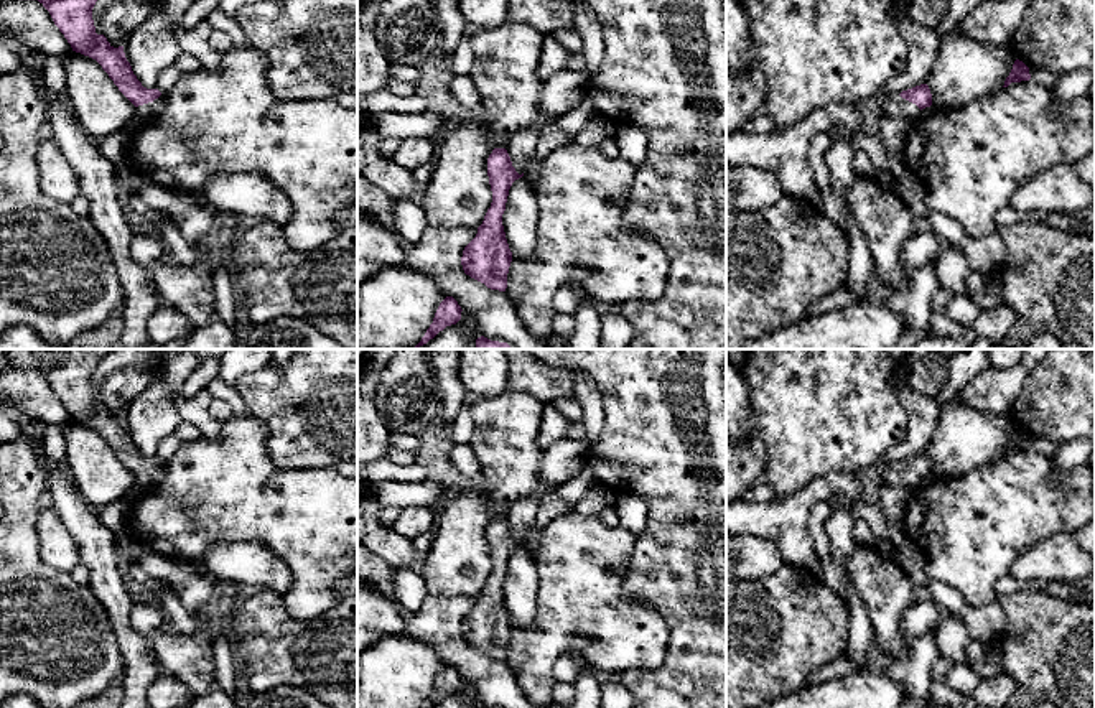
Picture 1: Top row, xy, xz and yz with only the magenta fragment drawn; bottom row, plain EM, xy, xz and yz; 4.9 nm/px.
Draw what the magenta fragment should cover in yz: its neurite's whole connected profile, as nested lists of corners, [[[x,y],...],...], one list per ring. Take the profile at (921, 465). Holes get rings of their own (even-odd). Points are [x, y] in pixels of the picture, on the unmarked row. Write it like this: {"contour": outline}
{"contour": [[[927,453],[902,459],[899,464],[881,468],[881,484],[914,489],[922,477],[932,474]]]}

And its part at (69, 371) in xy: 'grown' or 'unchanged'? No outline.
grown

